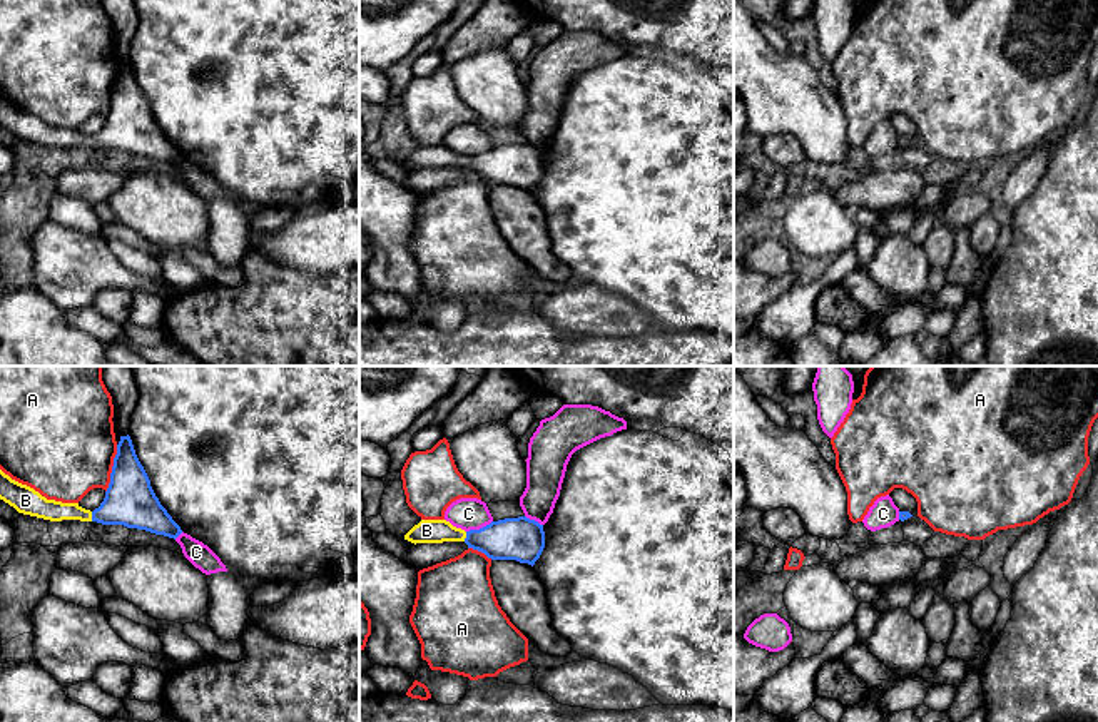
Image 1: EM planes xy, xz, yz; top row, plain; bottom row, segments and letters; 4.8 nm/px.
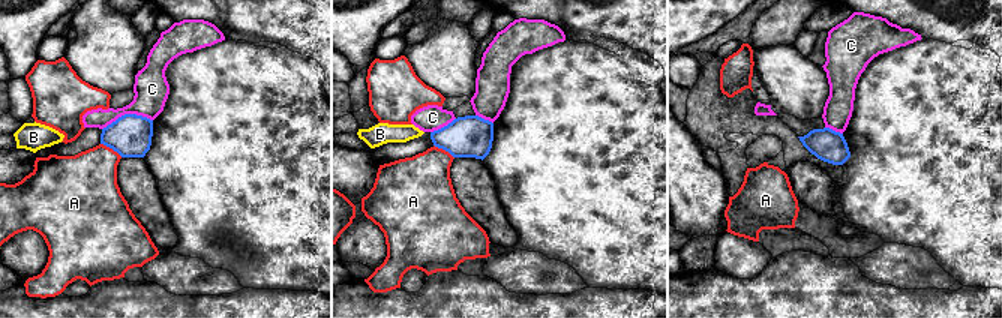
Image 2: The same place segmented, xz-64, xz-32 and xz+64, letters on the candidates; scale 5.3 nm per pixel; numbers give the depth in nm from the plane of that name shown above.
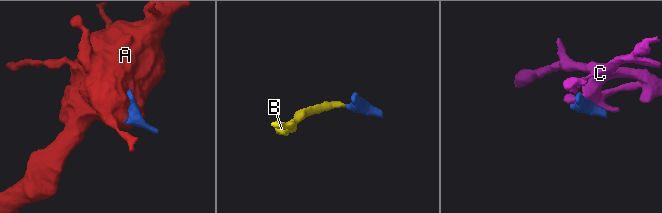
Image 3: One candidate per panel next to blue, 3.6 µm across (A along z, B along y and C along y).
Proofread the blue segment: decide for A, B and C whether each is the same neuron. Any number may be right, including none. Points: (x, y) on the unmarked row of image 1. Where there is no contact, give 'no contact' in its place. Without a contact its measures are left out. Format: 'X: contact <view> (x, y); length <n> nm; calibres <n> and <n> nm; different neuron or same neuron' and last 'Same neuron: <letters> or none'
A: contact xy (112, 94); length 240 nm; calibres 240 and 480 nm; different neuron
B: contact xy (92, 142); length 50 nm; calibres 240 and 100 nm; same neuron
C: contact xz (480, 154); length 140 nm; calibres 220 and 160 nm; different neuron
Same neuron: B

